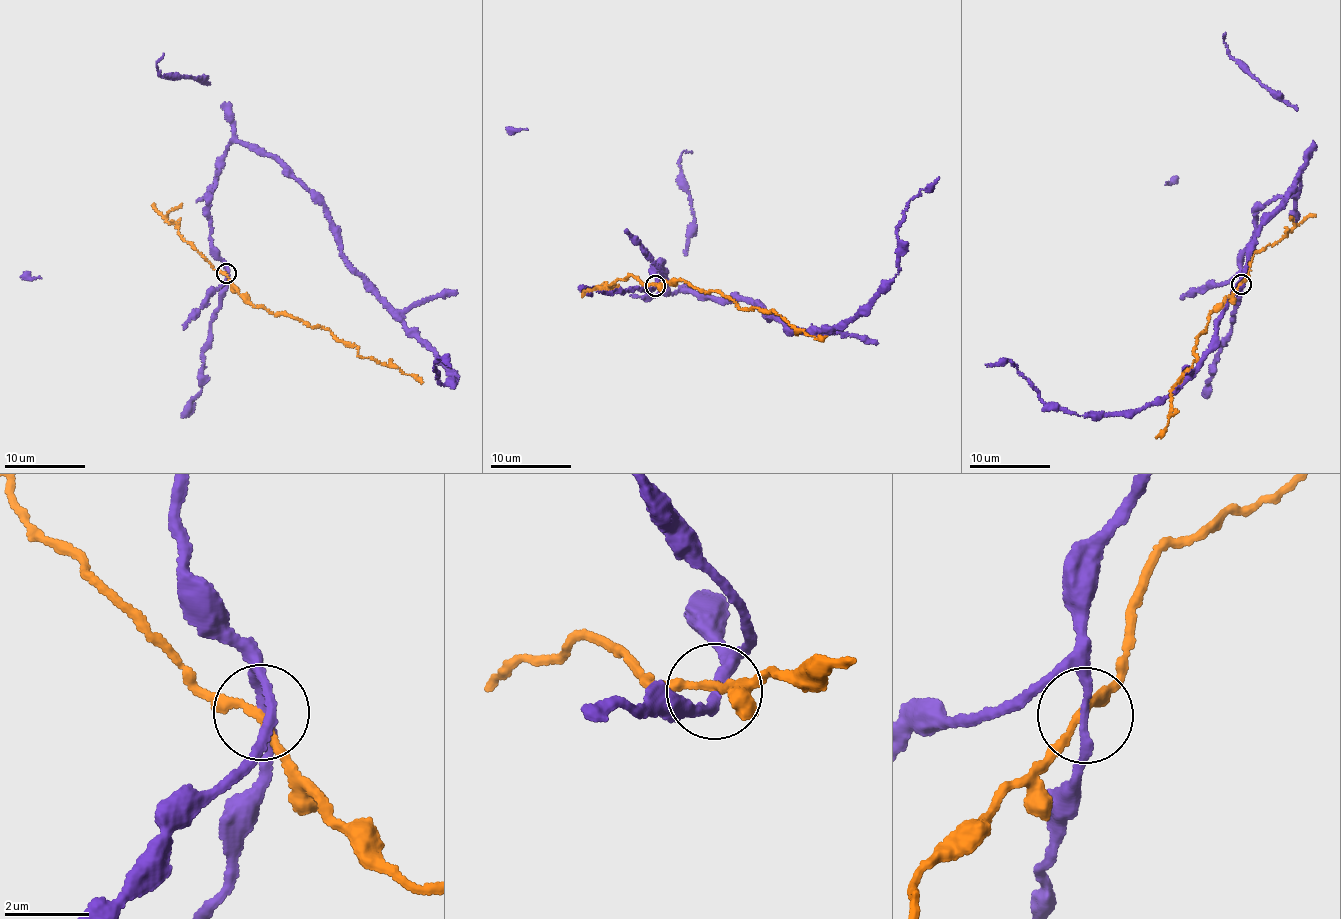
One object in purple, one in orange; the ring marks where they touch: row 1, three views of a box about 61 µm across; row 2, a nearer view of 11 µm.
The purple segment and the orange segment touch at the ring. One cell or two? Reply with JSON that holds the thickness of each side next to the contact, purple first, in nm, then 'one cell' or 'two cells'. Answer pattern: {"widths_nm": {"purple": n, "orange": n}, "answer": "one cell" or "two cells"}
{"widths_nm": {"purple": 200, "orange": 160}, "answer": "two cells"}

